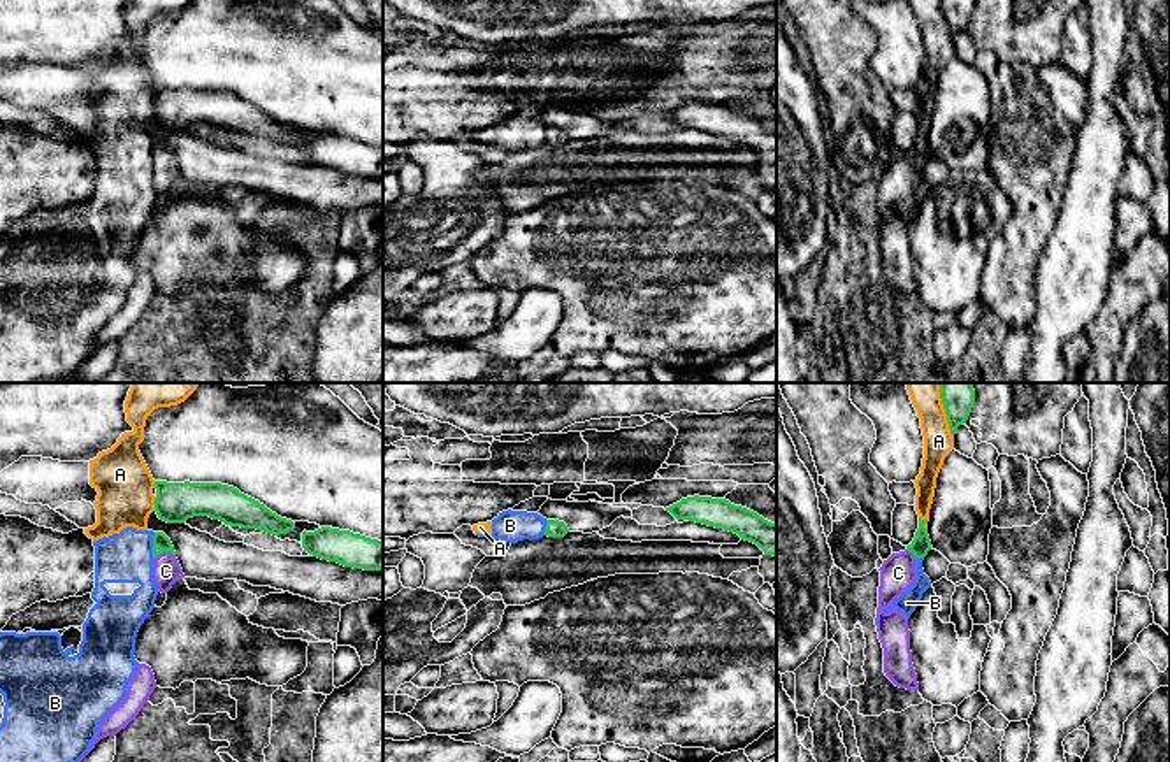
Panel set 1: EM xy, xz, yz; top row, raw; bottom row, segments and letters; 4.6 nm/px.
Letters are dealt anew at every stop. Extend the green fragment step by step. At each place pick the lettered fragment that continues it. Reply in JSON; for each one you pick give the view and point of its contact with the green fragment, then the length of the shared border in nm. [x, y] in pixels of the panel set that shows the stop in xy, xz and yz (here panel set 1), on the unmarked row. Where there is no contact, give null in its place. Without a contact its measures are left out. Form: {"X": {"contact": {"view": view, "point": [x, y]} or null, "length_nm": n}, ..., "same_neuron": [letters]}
{"C": {"contact": {"view": "xy", "point": [164, 157]}, "length_nm": 100}, "same_neuron": ["C"]}

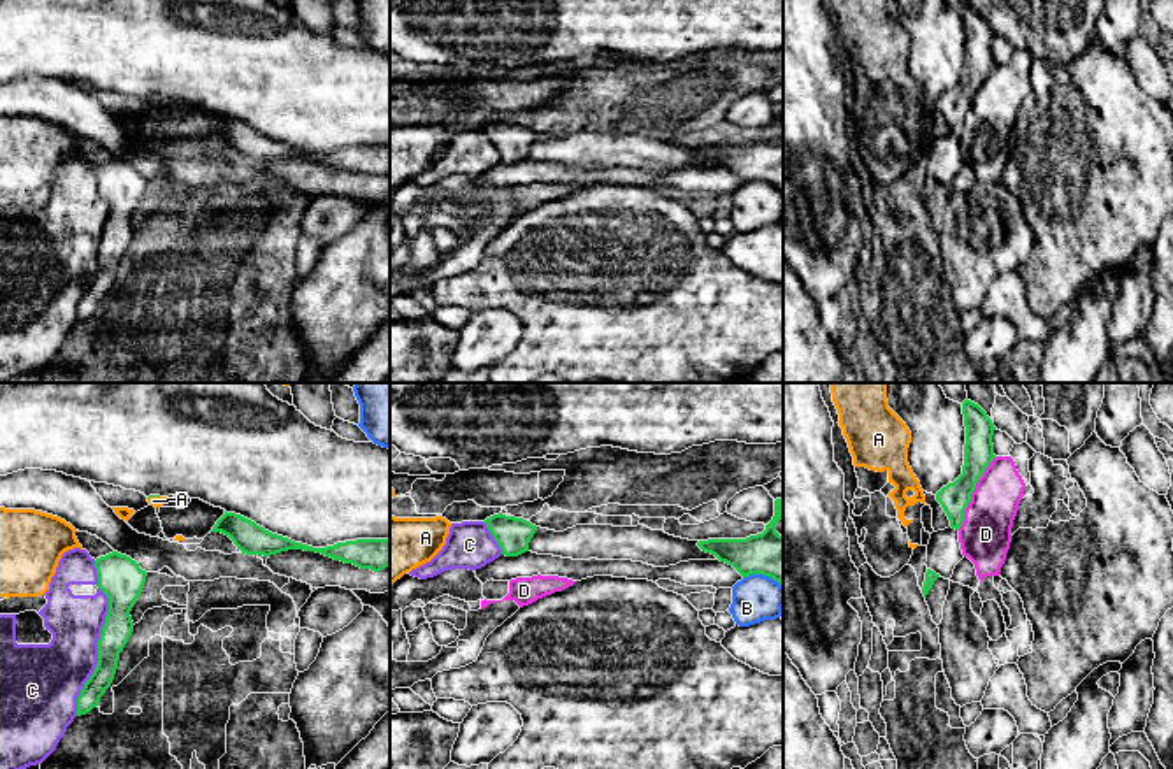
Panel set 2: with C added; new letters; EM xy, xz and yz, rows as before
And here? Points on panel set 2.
{"same_neuron": []}

